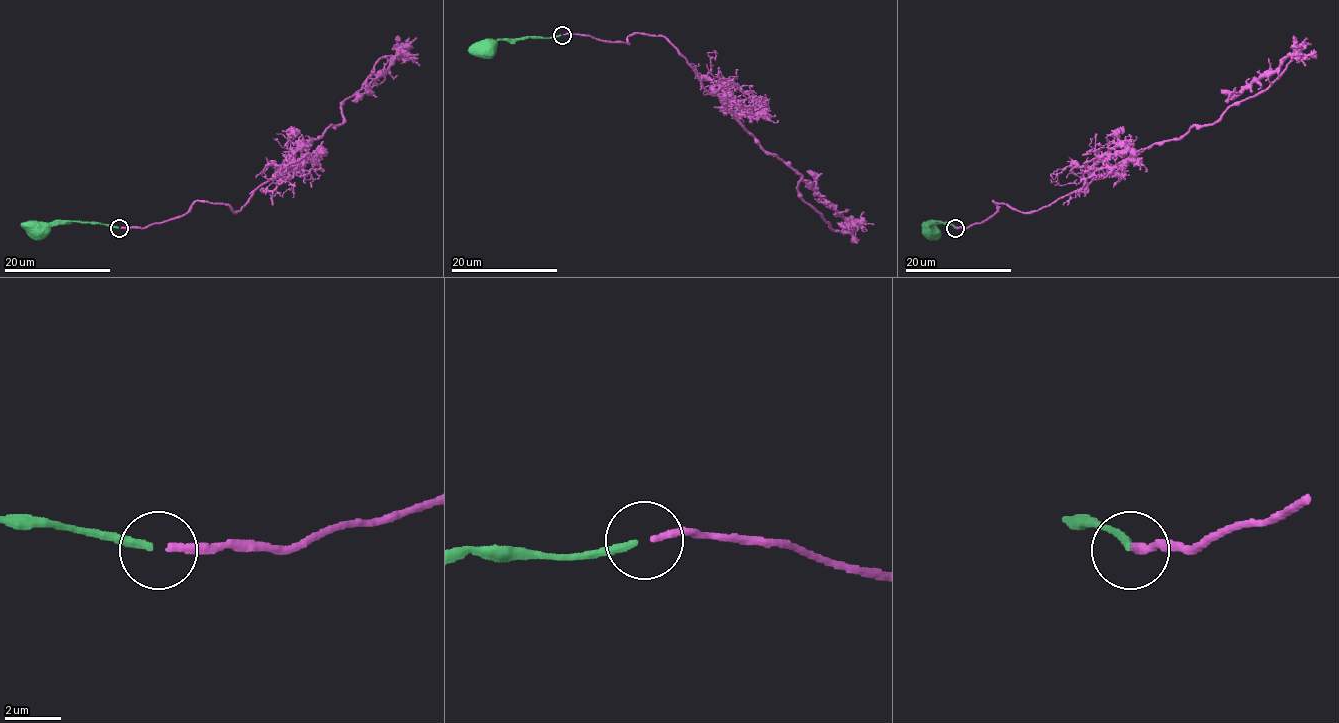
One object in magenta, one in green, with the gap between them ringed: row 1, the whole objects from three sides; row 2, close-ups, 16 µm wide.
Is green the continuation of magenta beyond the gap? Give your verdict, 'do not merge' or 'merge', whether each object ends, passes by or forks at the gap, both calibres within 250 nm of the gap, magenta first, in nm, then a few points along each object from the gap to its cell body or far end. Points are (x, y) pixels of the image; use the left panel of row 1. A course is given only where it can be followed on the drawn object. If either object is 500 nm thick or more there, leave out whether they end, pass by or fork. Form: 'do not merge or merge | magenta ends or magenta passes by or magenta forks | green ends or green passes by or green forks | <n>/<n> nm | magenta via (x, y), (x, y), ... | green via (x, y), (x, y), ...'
merge | magenta ends | green ends | 240/280 nm | magenta via (121, 228), (184, 216), (196, 201), (239, 212), (299, 146), (341, 125), (347, 97), (397, 55), (352, 101) | green via (118, 228), (57, 221), (39, 226)

